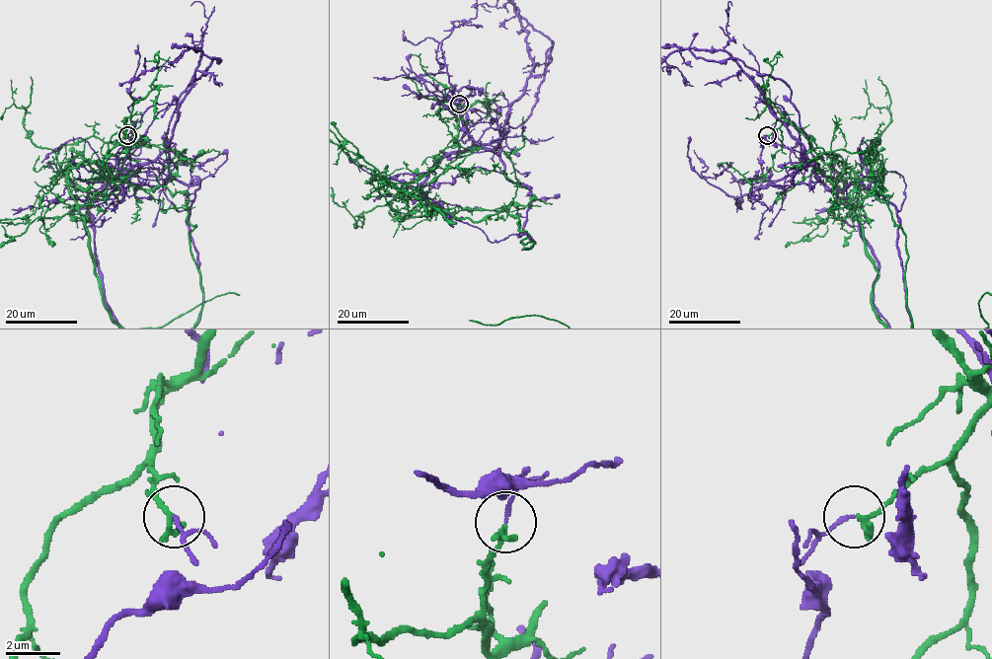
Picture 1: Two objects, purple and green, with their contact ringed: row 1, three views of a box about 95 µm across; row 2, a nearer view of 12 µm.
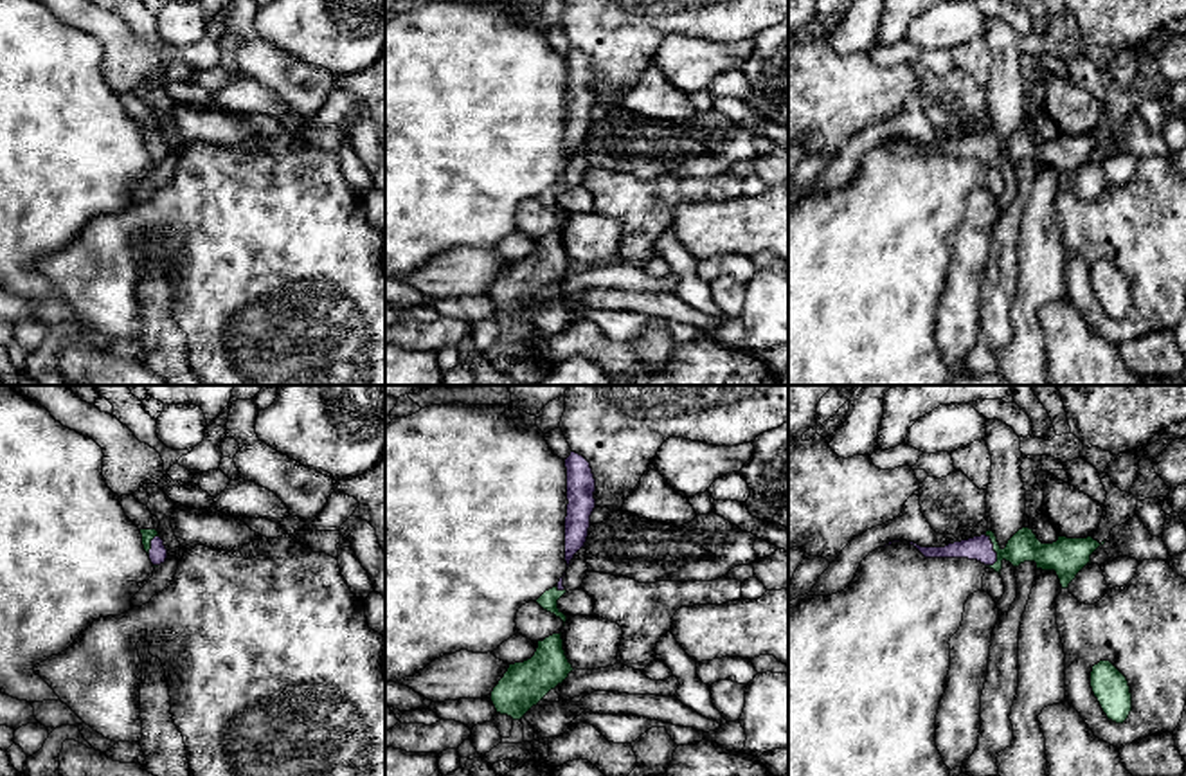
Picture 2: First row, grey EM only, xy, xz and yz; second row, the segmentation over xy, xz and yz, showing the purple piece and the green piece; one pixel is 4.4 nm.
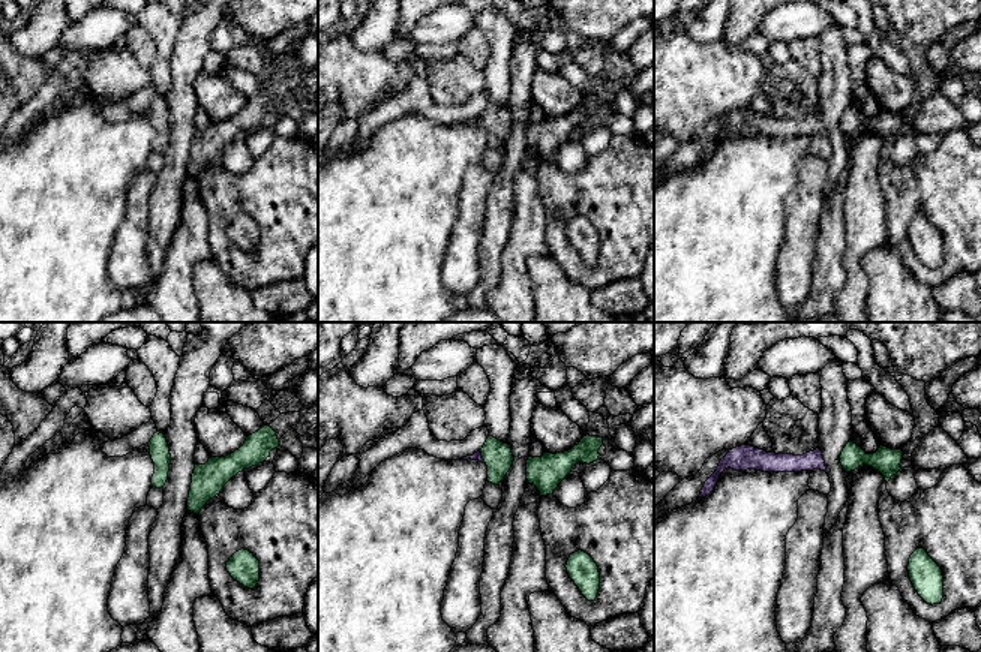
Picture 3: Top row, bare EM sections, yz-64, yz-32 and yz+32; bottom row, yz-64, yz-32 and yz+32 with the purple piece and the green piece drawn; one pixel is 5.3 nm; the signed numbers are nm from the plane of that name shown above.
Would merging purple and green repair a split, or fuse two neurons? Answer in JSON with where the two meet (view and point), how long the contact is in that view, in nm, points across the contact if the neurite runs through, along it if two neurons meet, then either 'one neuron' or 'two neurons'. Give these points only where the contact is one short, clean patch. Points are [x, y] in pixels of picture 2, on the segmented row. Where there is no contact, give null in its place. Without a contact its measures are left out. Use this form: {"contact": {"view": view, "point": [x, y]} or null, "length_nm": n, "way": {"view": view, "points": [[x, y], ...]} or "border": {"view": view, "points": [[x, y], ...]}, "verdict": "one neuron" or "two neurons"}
{"contact": {"view": "yz", "point": [992, 550]}, "length_nm": 160, "verdict": "two neurons"}

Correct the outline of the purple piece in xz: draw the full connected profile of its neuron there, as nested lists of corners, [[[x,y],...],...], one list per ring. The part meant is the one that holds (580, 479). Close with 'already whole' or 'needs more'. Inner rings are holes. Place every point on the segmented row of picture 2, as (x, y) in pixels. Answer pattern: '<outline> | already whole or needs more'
[[[576,454],[565,459],[567,468],[567,517],[565,517],[565,562],[567,567],[574,555],[585,547],[590,515],[596,508],[596,479],[590,463]]] | already whole

